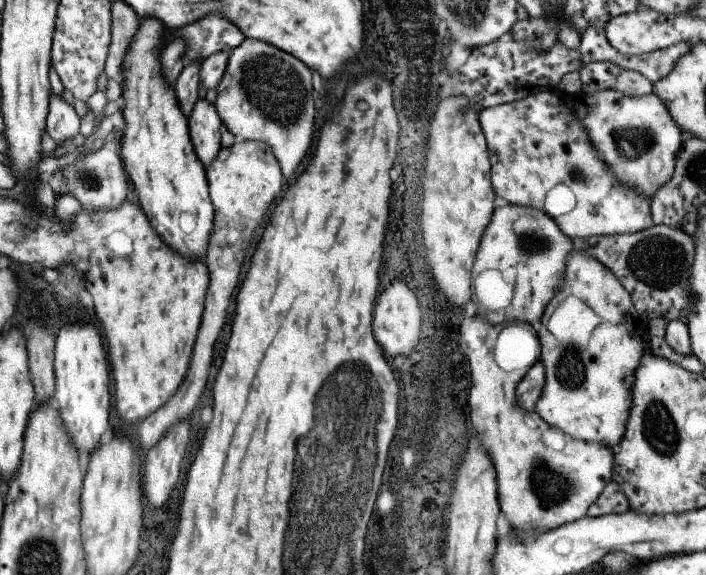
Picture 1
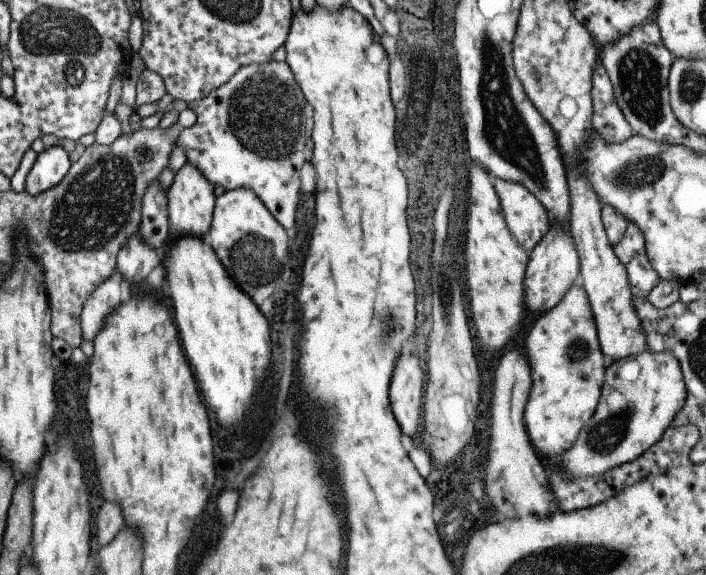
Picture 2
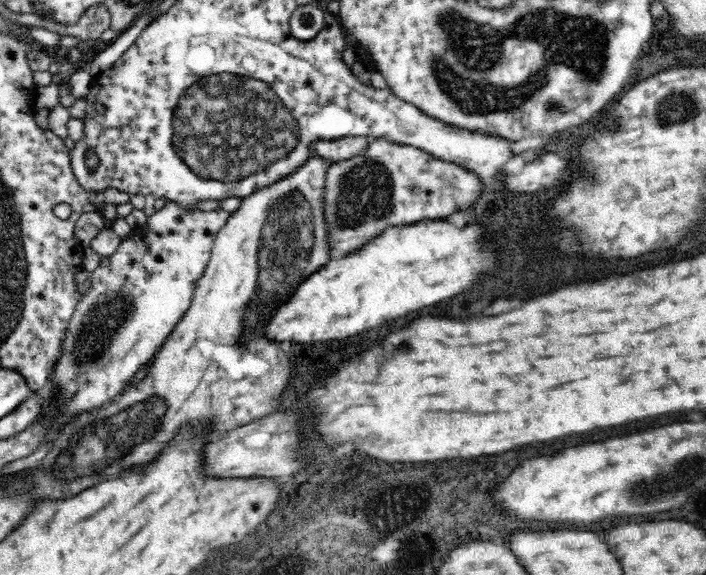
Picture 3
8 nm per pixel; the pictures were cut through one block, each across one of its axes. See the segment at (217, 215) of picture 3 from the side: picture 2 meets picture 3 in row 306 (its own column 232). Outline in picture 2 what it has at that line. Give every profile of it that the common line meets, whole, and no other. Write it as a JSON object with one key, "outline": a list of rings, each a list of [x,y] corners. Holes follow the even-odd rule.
{"outline":[[[269,60],[243,65],[226,83],[208,92],[202,99],[187,103],[187,106],[195,113],[195,123],[191,127],[183,127],[174,144],[185,151],[185,162],[195,165],[213,186],[221,186],[224,191],[250,188],[271,216],[289,232],[295,220],[293,214],[299,198],[299,169],[305,162],[305,126],[301,122],[305,122],[303,110],[309,104],[305,104],[304,94],[287,63]]]}

